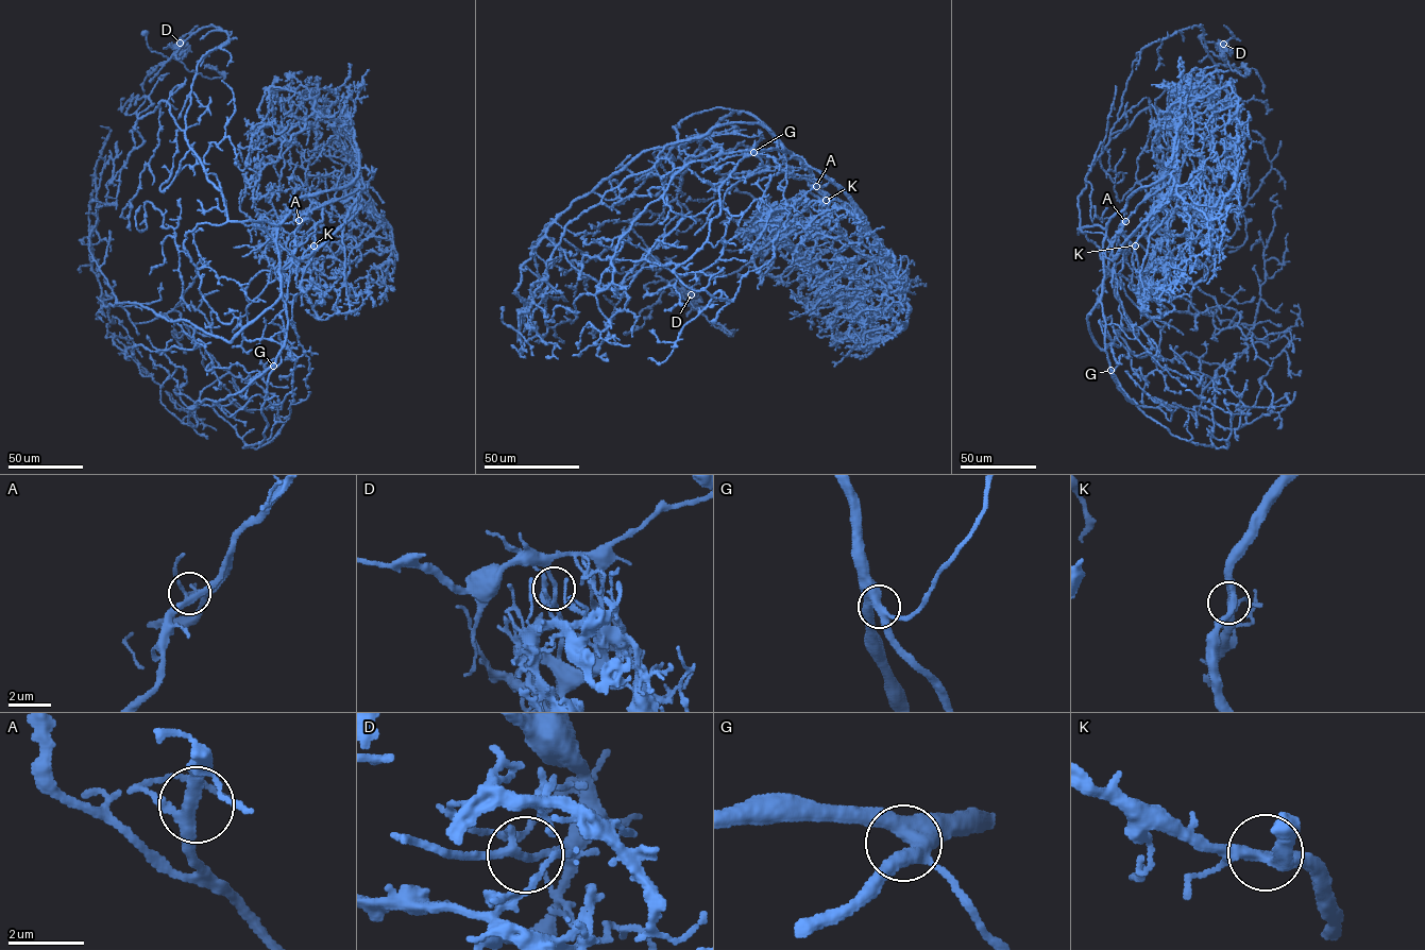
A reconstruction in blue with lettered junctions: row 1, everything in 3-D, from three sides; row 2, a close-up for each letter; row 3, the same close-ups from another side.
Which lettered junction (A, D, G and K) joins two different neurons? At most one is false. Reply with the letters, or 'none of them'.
D

